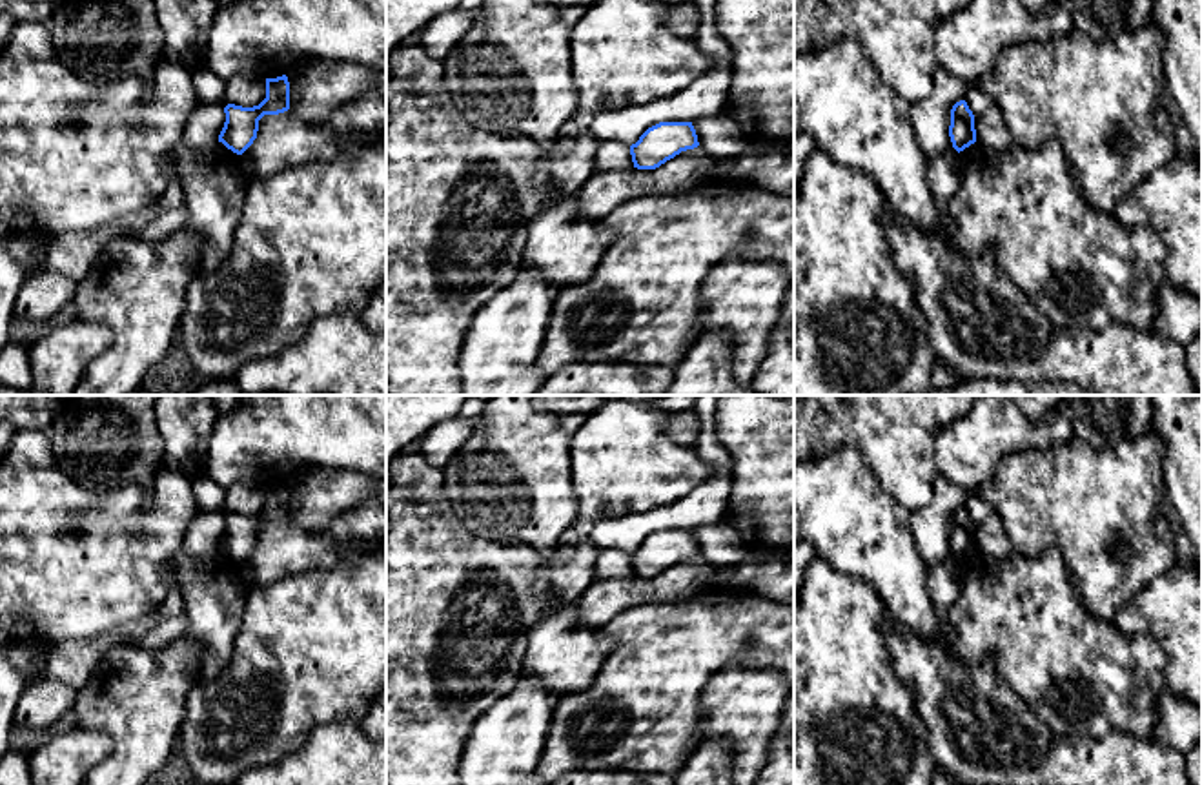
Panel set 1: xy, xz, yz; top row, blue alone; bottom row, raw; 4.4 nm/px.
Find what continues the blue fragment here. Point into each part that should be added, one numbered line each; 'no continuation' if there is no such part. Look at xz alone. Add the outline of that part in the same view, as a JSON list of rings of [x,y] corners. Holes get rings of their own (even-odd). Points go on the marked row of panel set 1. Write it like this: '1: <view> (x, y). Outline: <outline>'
no continuation

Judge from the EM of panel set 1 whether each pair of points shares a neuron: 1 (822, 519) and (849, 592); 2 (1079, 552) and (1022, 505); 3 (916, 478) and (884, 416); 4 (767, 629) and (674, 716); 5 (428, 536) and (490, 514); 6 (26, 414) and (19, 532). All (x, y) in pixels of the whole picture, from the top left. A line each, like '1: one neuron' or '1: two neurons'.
1: two neurons
2: one neuron
3: one neuron
4: one neuron
5: two neurons
6: two neurons

